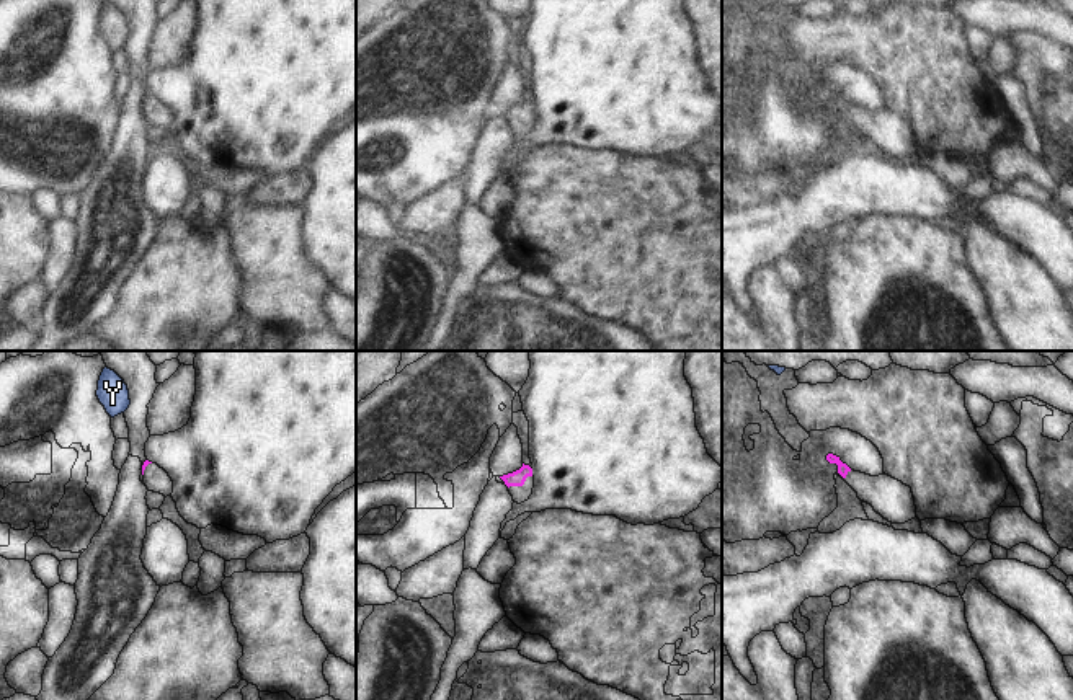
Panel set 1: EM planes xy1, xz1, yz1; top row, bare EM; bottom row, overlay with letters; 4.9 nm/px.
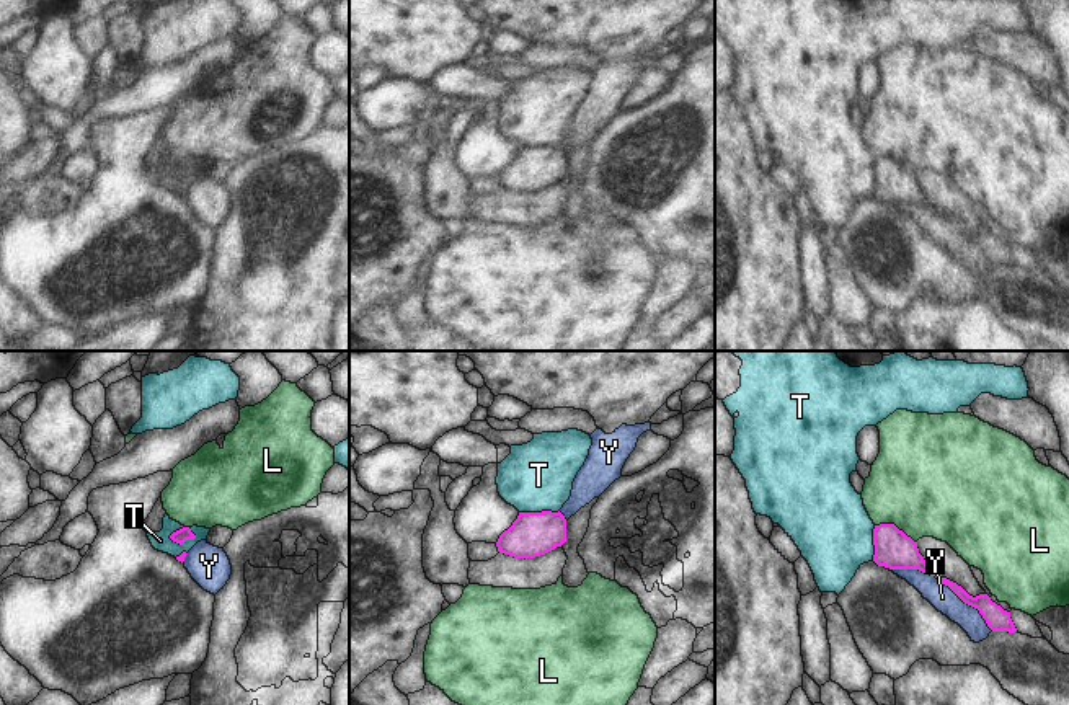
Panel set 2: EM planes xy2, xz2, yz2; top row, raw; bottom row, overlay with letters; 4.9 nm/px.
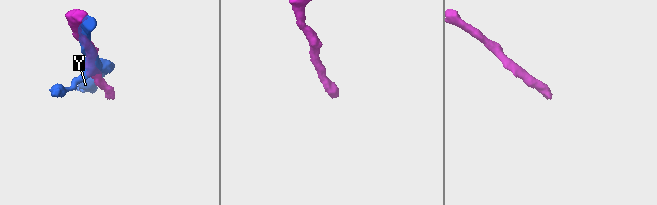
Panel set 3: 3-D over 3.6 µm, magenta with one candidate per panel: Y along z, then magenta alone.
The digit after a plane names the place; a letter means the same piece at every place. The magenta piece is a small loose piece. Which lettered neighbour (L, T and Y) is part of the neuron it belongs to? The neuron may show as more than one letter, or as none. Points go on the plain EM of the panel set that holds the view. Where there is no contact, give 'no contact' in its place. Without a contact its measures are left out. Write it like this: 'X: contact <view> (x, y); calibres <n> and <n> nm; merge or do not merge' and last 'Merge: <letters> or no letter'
L: contact yz2 (895, 160); calibres 190 and 500 nm; do not merge
T: contact xy2 (183, 177); calibres 70 and 100 nm; do not merge
Y: contact yz2 (942, 217); calibres 160 and 120 nm; do not merge
Merge: no letter

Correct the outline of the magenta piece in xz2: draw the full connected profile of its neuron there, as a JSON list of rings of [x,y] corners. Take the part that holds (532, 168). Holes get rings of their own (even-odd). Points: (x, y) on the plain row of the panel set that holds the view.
[[[552,145],[519,147],[498,176],[498,186],[514,193],[535,193],[566,176],[566,153]]]

